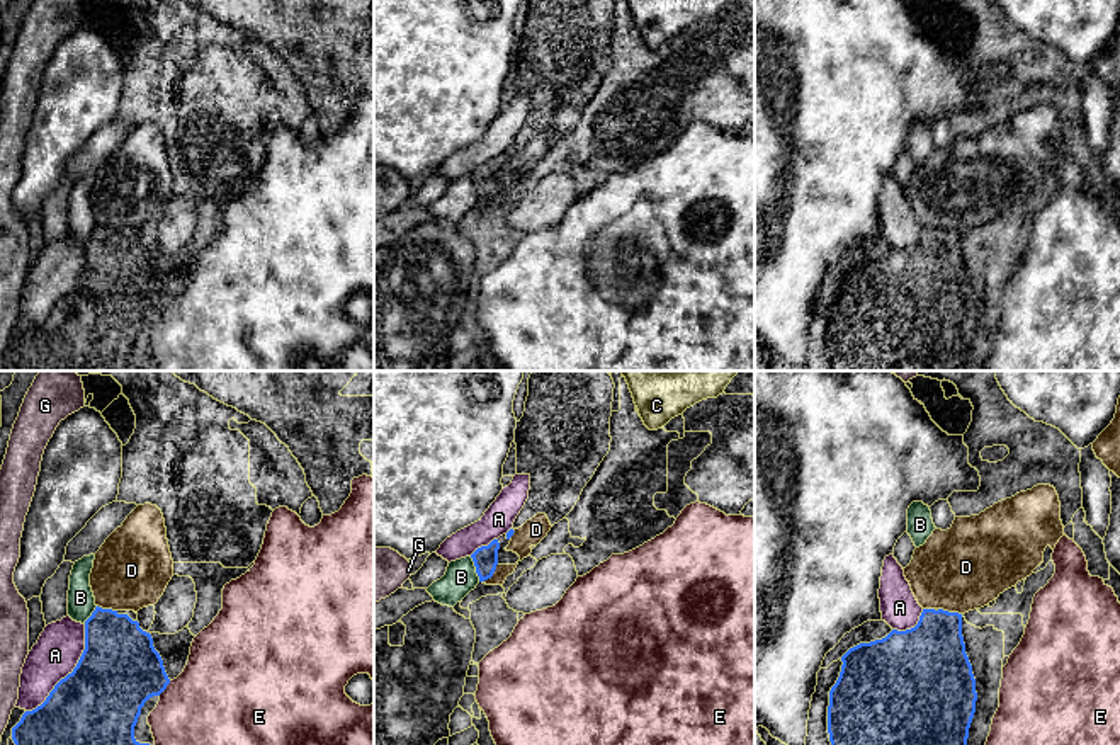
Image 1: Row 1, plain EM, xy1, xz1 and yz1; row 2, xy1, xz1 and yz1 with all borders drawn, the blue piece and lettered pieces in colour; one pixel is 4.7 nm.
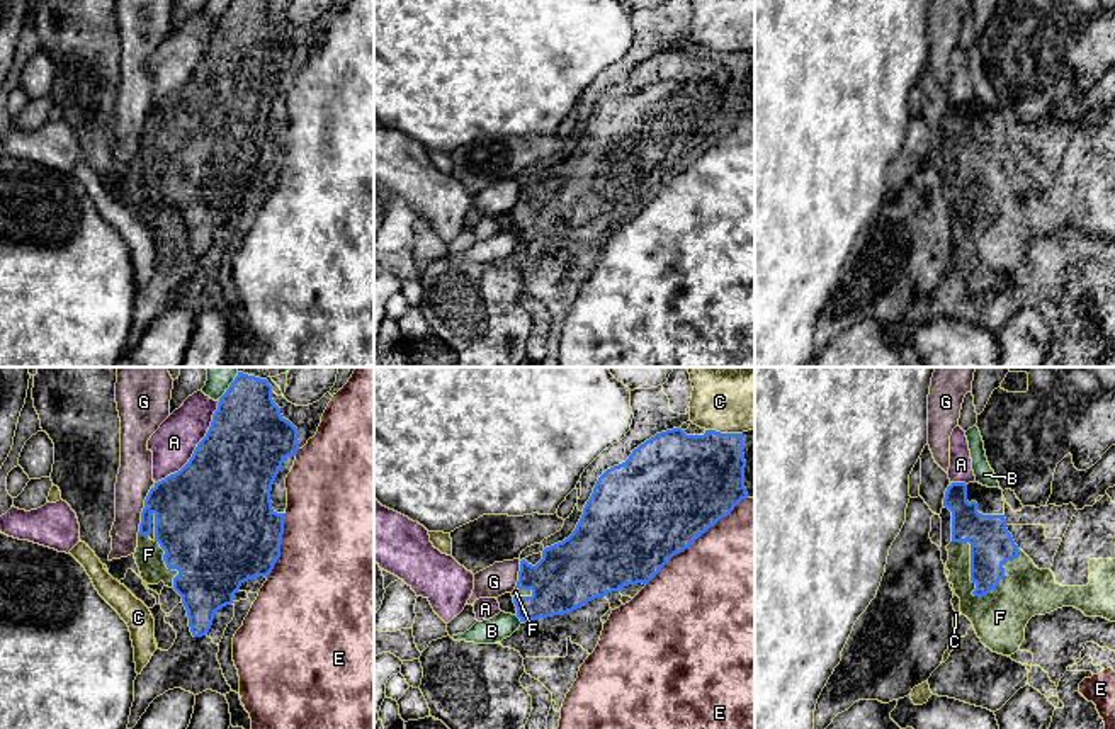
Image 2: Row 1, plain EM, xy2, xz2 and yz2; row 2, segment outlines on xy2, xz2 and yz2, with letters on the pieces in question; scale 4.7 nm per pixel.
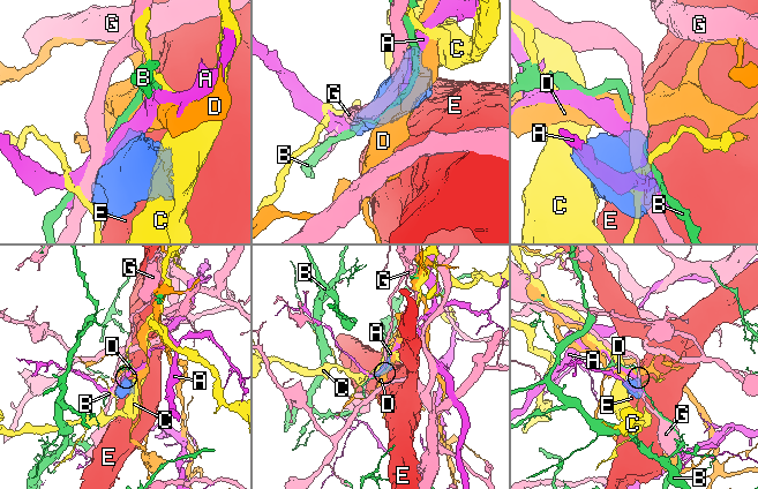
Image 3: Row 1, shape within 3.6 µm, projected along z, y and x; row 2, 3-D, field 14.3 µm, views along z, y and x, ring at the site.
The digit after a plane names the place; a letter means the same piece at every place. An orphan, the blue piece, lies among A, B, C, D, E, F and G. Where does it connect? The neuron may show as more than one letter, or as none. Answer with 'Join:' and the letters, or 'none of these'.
Join: F

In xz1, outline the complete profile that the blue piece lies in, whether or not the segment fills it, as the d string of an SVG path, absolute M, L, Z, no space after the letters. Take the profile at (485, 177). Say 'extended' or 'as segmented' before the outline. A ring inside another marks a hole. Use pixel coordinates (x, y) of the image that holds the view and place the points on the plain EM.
extended; M510 148L506 153L493 158L488 165L478 167L471 173L479 201L491 197L498 184L515 184L520 179L517 172L505 168L512 160L513 151L515 150Z

